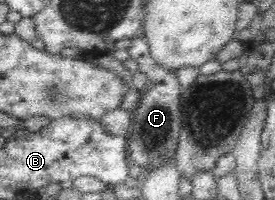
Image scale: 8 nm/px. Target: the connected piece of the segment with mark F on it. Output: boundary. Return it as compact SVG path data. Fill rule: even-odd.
M142 34L131 39L128 51L129 57L138 63L139 71L146 77L147 86L141 91L137 108L132 112L127 155L142 173L146 169L152 173L158 166L175 157L181 128L180 86L175 72L166 70L154 60L150 46Z

